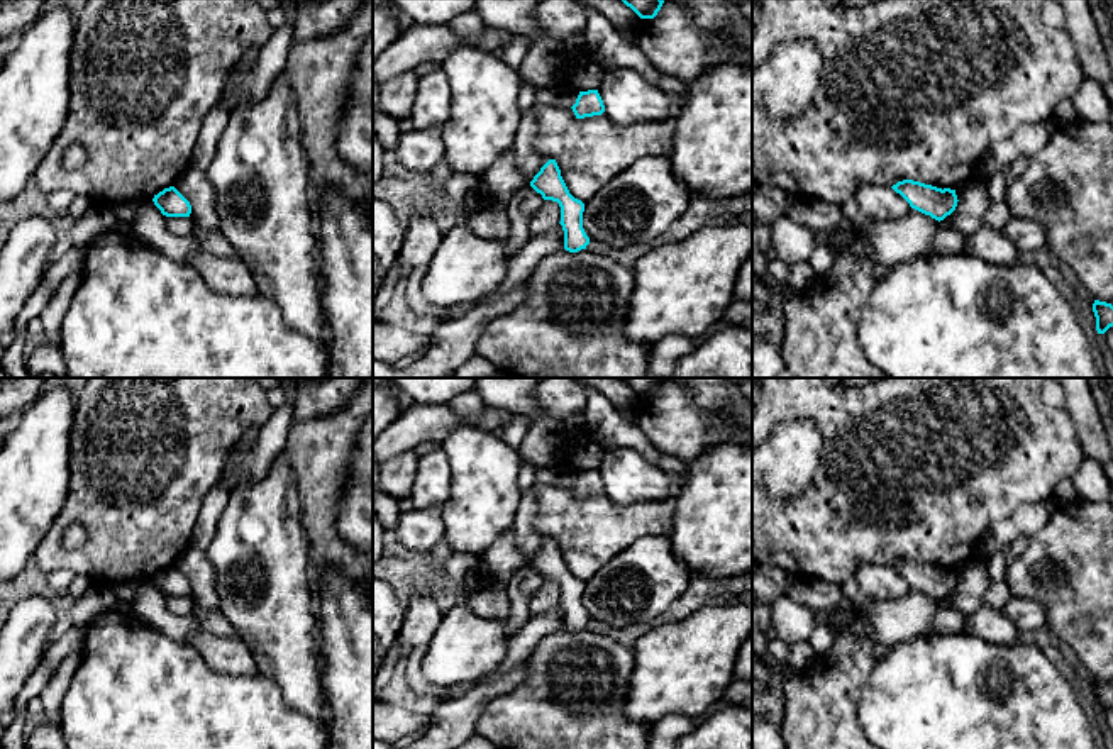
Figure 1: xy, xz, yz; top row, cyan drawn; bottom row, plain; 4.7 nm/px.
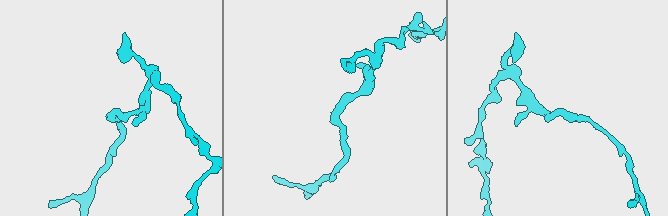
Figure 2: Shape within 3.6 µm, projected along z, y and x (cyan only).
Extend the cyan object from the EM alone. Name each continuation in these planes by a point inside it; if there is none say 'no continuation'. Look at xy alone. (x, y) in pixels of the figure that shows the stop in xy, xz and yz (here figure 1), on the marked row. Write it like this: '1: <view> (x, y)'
no continuation

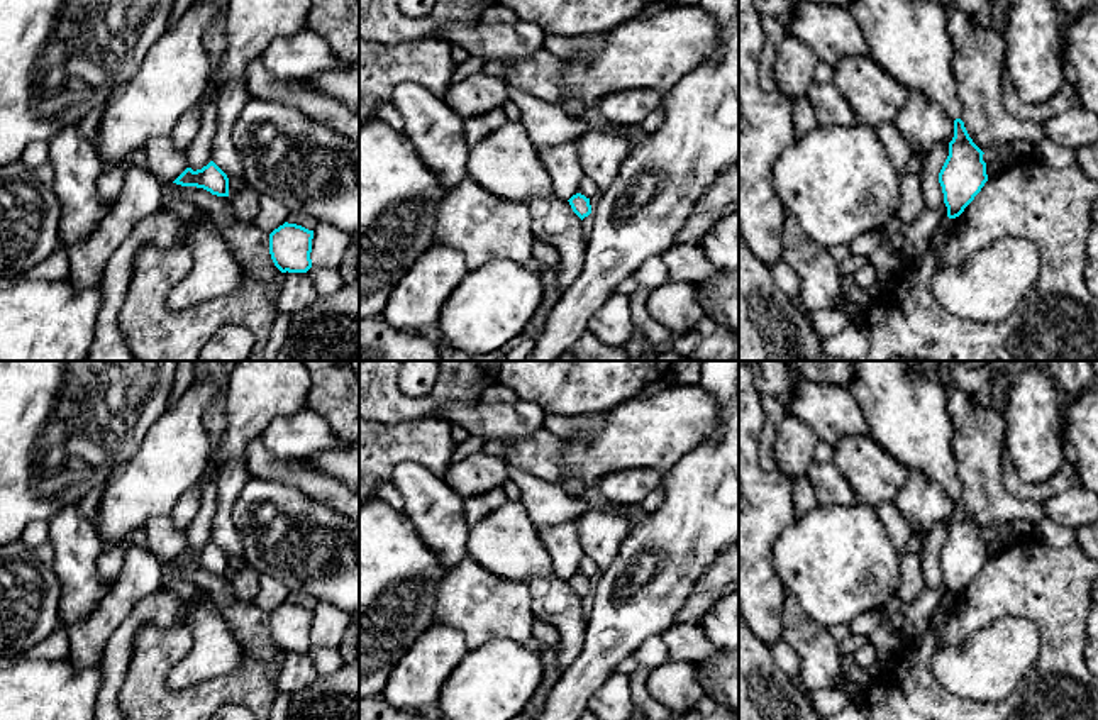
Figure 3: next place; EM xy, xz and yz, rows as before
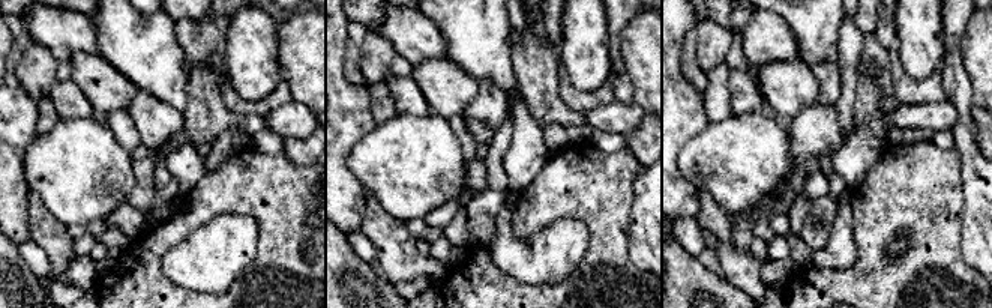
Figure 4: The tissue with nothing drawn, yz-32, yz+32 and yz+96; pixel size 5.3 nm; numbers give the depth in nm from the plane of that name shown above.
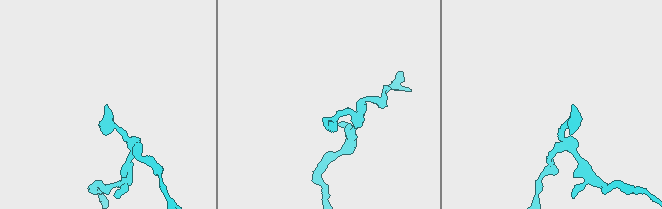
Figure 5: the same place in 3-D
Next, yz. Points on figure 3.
1: yz (909, 39)

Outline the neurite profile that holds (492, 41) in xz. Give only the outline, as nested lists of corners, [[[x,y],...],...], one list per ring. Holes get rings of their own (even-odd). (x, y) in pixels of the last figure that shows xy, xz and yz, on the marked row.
[[[517,20],[513,24],[461,24],[446,22],[435,39],[463,47],[469,56],[486,61],[507,58],[525,58],[544,47],[546,30],[534,22]]]

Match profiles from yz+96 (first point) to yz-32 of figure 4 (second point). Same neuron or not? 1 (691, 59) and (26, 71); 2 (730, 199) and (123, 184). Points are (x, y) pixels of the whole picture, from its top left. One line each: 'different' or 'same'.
1: different
2: same

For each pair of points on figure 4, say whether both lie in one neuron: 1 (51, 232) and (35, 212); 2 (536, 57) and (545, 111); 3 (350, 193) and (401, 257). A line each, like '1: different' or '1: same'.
1: same
2: same
3: different

